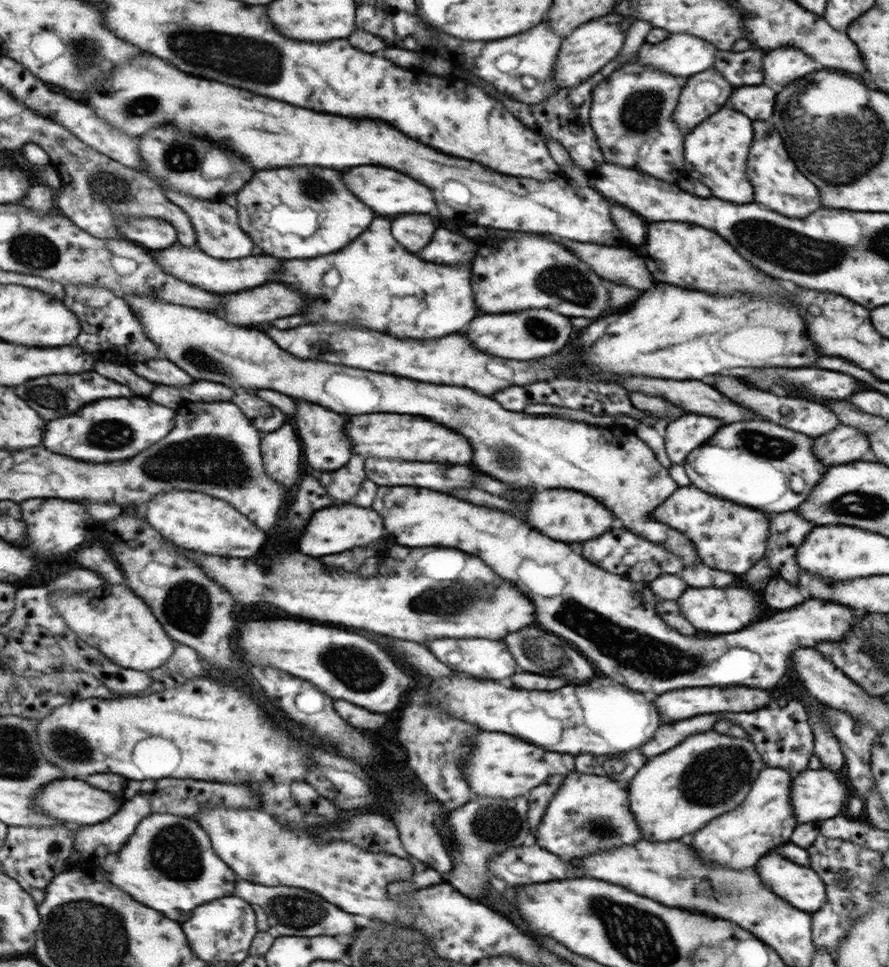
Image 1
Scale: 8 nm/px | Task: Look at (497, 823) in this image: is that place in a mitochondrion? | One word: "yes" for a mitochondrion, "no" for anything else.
yes

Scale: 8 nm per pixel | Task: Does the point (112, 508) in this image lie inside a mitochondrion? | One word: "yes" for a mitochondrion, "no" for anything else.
no

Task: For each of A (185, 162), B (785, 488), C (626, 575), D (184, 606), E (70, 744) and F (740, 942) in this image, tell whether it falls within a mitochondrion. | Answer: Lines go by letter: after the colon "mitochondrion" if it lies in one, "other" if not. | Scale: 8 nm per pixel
A: mitochondrion
B: other
C: other
D: mitochondrion
E: mitochondrion
F: other

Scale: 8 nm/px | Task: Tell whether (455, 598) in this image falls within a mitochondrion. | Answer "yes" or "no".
yes

